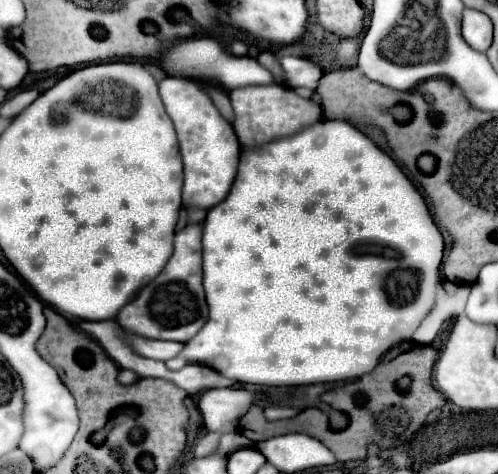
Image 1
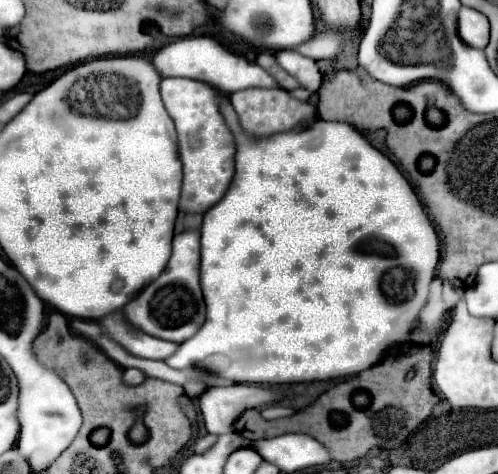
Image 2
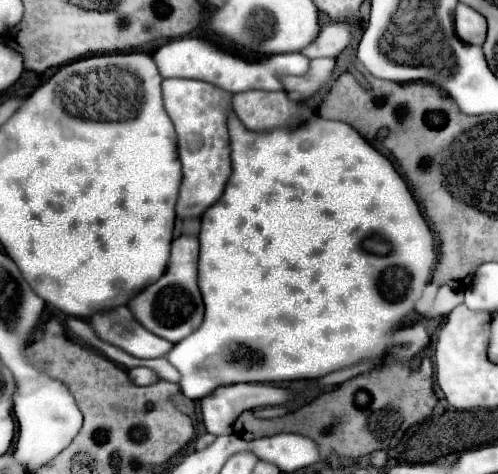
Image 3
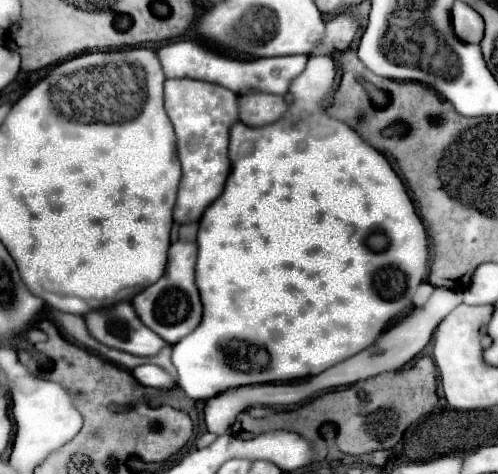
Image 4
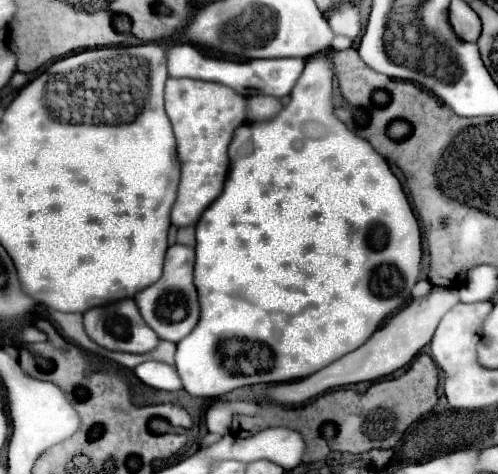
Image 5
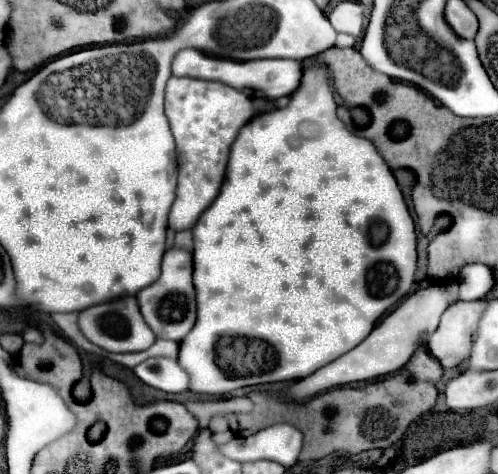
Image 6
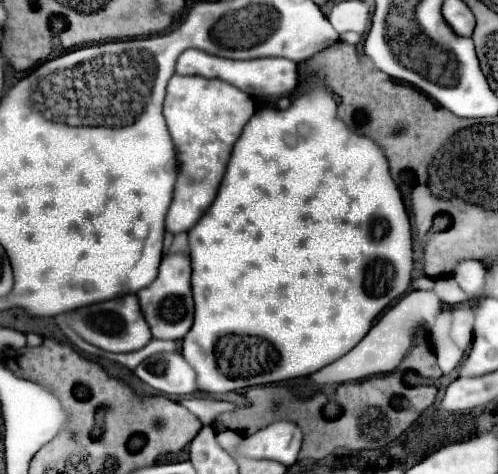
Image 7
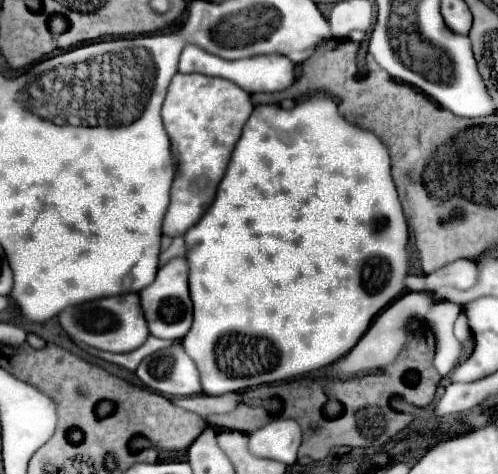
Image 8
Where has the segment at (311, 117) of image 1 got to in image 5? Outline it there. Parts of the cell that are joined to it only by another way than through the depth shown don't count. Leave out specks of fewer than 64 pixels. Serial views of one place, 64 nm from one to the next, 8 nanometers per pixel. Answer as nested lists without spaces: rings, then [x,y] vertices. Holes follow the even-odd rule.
[[[252,96],[248,98],[248,120],[268,120],[274,116],[274,112],[280,112],[282,104],[278,98],[272,96]]]

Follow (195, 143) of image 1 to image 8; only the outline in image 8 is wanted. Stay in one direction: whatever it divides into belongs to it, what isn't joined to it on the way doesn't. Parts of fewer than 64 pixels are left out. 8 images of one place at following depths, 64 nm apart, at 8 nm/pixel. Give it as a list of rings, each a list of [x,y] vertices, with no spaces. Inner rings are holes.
[[[180,72],[172,78],[162,106],[162,120],[170,136],[176,174],[170,188],[170,206],[164,216],[162,234],[170,238],[184,236],[186,230],[202,218],[208,204],[214,202],[230,154],[252,110],[254,106],[248,92],[230,80]]]

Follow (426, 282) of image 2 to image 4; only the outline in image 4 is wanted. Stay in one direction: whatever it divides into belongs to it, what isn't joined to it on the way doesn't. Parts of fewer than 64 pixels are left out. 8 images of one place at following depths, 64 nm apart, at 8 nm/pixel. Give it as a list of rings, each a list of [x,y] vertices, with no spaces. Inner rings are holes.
[[[344,122],[332,124],[332,132],[328,132],[328,136],[308,136],[308,132],[304,130],[268,132],[268,128],[246,128],[246,124],[234,124],[230,130],[230,160],[232,172],[226,180],[226,188],[222,196],[206,208],[198,228],[196,286],[200,290],[204,316],[192,334],[174,344],[172,352],[172,362],[178,370],[178,386],[194,400],[208,400],[230,388],[246,384],[288,382],[316,376],[316,372],[324,372],[324,368],[330,368],[332,364],[338,364],[340,360],[368,348],[368,344],[374,344],[376,336],[384,332],[390,320],[398,318],[412,306],[412,294],[422,282],[428,262],[428,238],[402,180],[390,168],[388,160],[370,144],[366,144]],[[372,236],[386,238],[388,254],[378,254],[378,250],[372,250]]]

